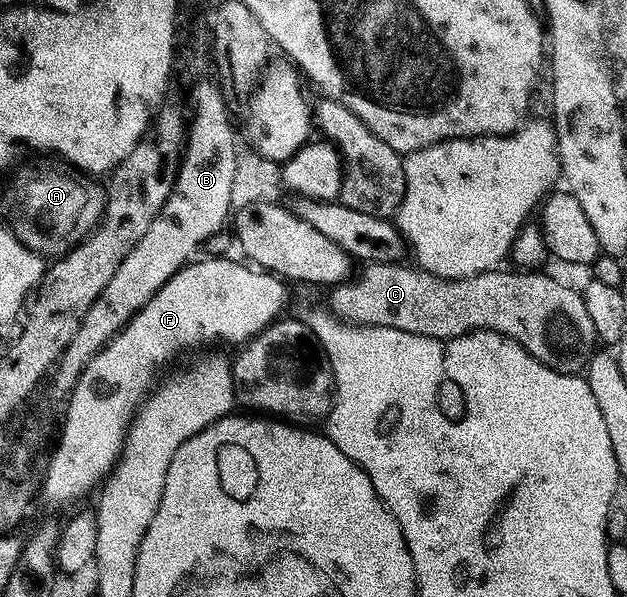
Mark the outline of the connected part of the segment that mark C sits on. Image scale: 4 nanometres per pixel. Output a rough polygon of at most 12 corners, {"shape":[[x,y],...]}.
{"shape":[[369,263],[328,312],[442,343],[478,331],[580,374],[584,296],[545,271]]}

